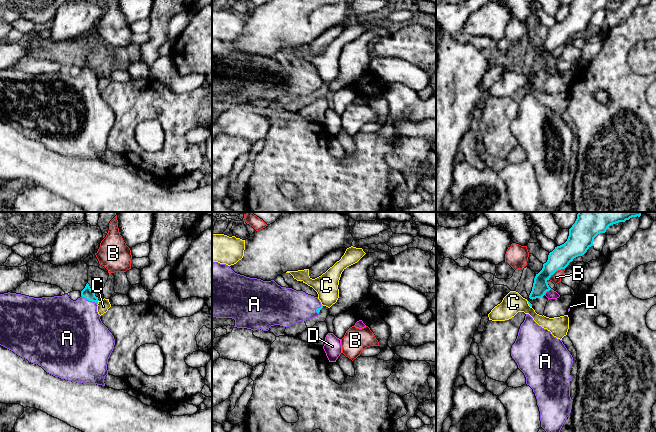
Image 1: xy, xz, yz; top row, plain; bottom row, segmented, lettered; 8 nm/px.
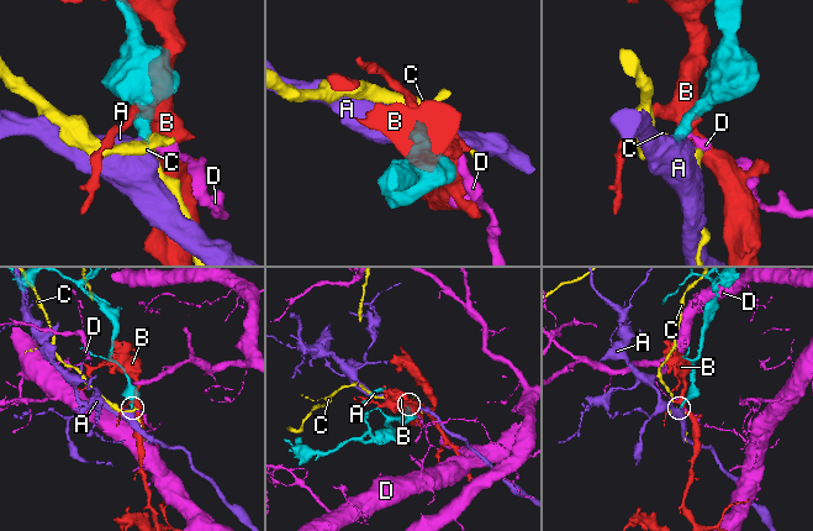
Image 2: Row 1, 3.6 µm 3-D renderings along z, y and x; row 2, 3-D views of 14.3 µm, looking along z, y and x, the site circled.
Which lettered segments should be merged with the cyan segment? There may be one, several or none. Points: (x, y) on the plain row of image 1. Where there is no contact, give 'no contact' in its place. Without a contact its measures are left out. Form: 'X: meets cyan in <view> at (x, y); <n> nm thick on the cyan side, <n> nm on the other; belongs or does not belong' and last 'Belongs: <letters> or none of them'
A: meets cyan in xy at (89, 76); 90 nm thick on the cyan side, 440 nm on the other; belongs
B: meets cyan in yz at (556, 46); 170 nm thick on the cyan side, 80 nm on the other; does not belong
C: meets cyan in xy at (97, 78); 90 nm thick on the cyan side, 90 nm on the other; does not belong
D: meets cyan in yz at (547, 66); 150 nm thick on the cyan side, 80 nm on the other; does not belong
Belongs: A

